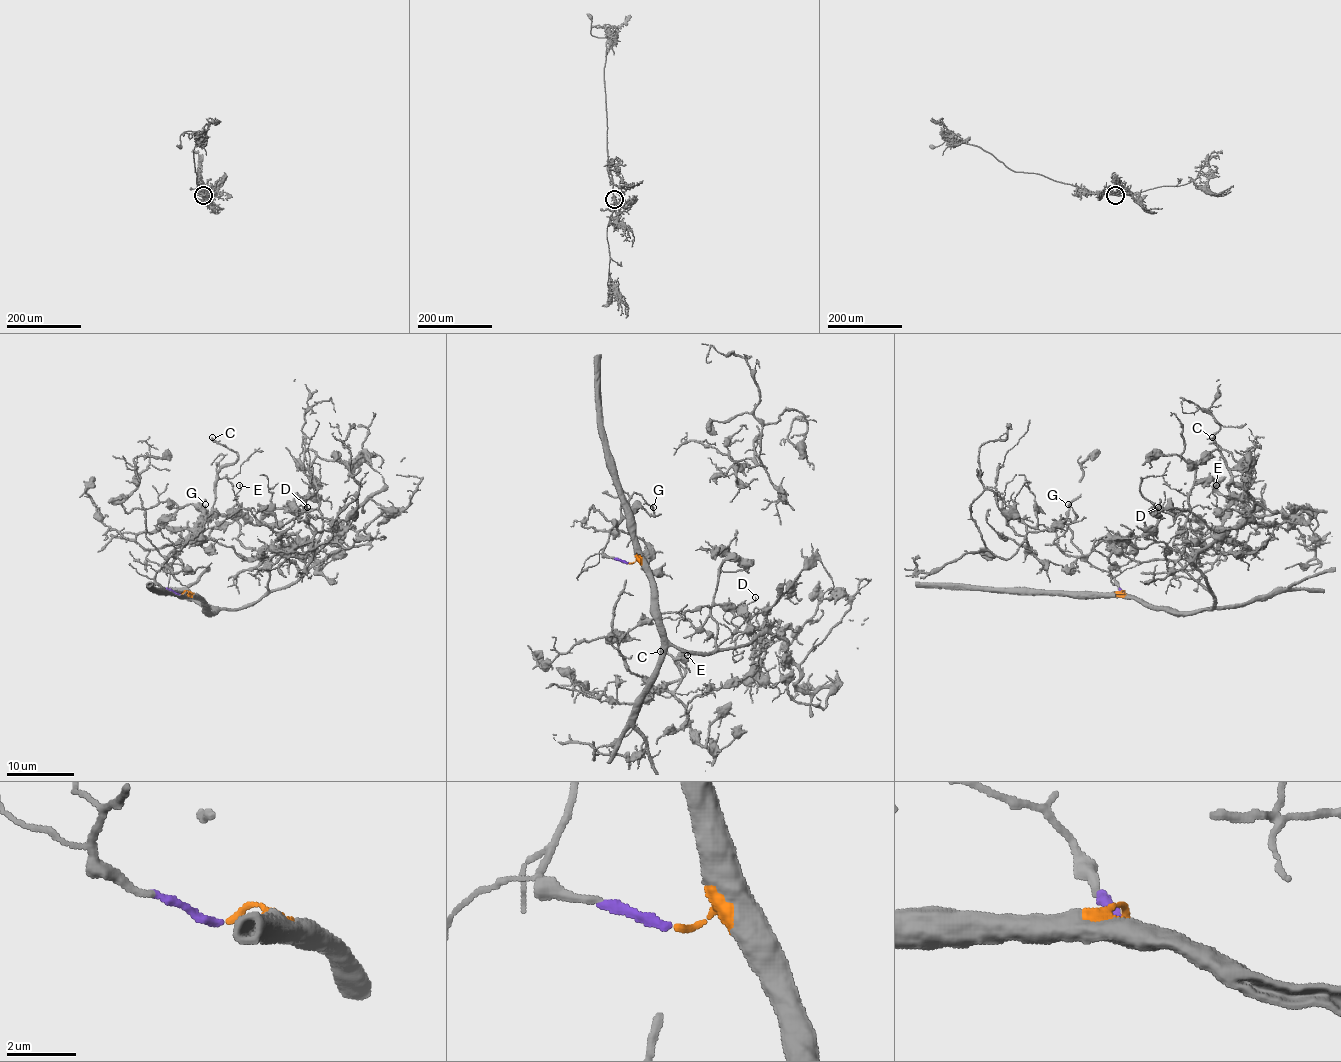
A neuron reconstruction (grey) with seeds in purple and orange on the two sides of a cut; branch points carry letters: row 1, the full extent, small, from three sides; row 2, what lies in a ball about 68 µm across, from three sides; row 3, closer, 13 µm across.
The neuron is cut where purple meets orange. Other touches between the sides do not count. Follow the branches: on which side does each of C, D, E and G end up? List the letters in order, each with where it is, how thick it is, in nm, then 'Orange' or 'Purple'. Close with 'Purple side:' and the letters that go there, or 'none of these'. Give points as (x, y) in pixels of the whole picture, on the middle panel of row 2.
C: Place: (660, 651). Thickness 280 nm. Orange
D: Place: (755, 597). Thickness 140 nm. Orange
E: Place: (687, 655). Thickness 140 nm. Orange
G: Place: (653, 507). Thickness 110 nm. Purple
Purple side: G

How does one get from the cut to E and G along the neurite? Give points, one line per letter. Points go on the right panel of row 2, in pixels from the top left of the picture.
E: (1123, 593), (1208, 610), (1203, 549), (1271, 539), (1279, 513), (1220, 512), (1216, 485)
G: (1123, 593), (1108, 573), (1091, 566), (1081, 556), (1066, 556), (1054, 541), (1074, 518), (1076, 513), (1067, 505)

